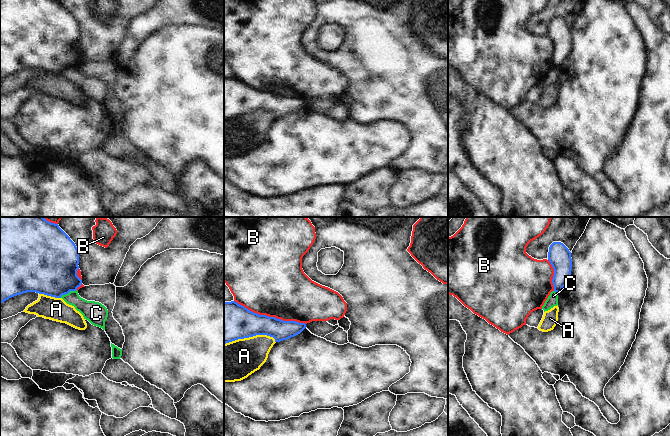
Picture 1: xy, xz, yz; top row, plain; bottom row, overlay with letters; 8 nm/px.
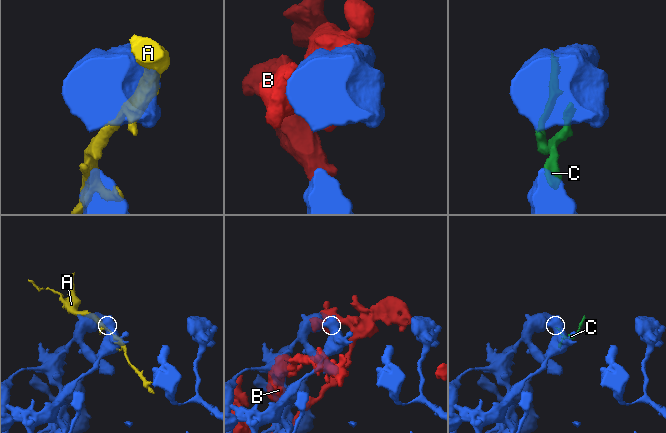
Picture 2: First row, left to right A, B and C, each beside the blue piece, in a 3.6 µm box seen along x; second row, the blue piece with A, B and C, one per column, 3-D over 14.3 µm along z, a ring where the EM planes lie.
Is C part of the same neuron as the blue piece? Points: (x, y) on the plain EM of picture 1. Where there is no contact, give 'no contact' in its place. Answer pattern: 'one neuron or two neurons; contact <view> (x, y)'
two neurons; contact xy (68, 68)

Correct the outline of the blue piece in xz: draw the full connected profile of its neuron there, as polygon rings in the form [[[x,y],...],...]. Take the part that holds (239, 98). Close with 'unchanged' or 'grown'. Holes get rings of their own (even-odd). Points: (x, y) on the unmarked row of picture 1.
[[[235,77],[224,78],[224,120],[256,111],[267,111],[280,118],[300,110],[305,104],[305,99],[259,91]]]; unchanged

